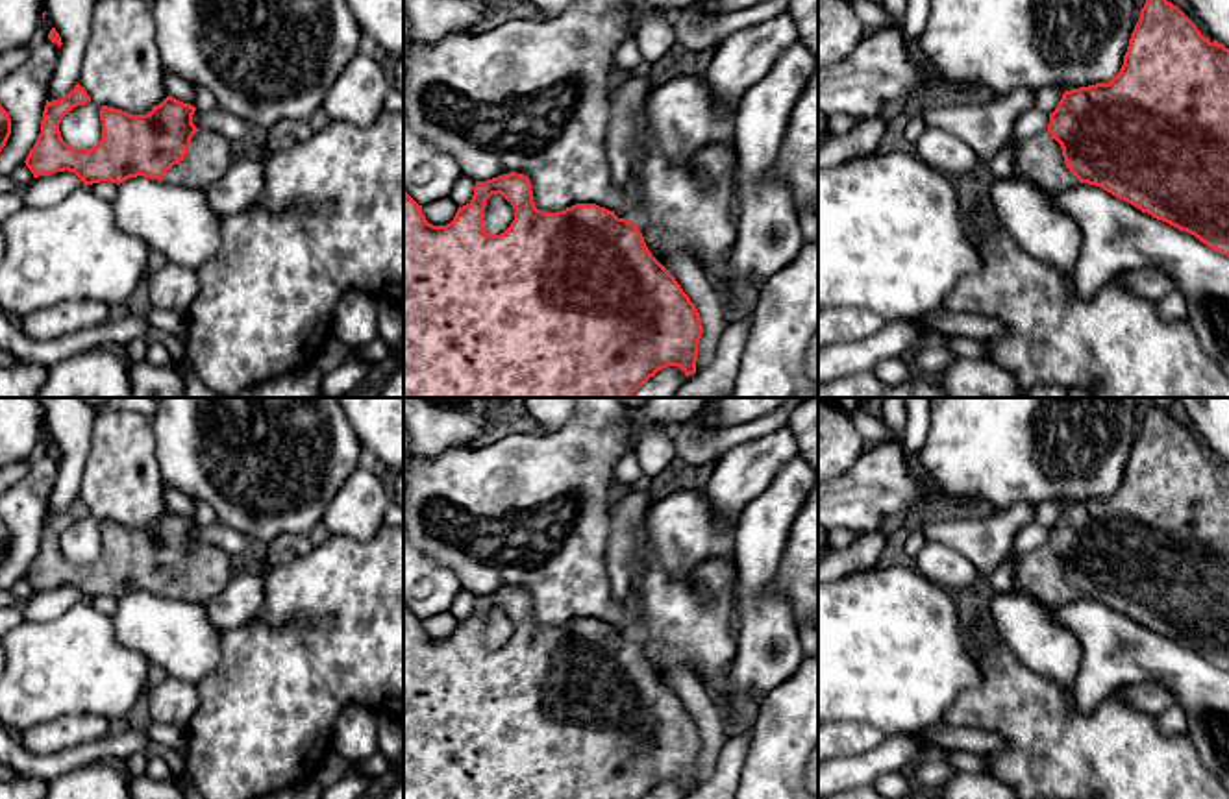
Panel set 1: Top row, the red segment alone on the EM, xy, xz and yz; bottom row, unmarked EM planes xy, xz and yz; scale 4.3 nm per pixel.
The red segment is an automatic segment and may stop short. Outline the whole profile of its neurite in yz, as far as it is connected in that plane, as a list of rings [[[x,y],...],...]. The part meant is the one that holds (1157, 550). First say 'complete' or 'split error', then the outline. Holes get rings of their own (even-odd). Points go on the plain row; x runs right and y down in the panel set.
split error; [[[1151,407],[1140,424],[1140,433],[1131,448],[1120,486],[1109,498],[1066,505],[1055,525],[1049,527],[1048,542],[1018,555],[1014,562],[1014,581],[1027,596],[1044,605],[1066,605],[1077,597],[1101,601],[1142,627],[1194,649],[1209,662],[1229,671],[1229,462],[1218,455],[1210,457],[1205,453],[1198,440],[1177,420],[1168,416],[1162,409]]]

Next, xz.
complete; [[[509,586],[487,596],[476,596],[472,614],[459,621],[446,640],[433,640],[403,605],[403,799],[644,799],[659,784],[679,781],[685,790],[696,788],[698,758],[703,747],[700,727],[676,692],[648,664],[642,647],[629,633],[596,618],[576,618],[565,625],[546,627],[535,621],[531,596]],[[502,608],[515,623],[515,634],[500,647],[483,642],[485,618]]]

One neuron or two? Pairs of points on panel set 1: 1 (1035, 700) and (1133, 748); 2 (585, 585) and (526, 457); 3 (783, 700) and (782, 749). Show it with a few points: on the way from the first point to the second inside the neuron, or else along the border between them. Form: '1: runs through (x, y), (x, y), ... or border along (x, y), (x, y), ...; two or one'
1: runs through (1059, 724), (1083, 748), (1109, 748); one
2: runs through (585, 546), (589, 496), (580, 483), (565, 483); one
3: runs through (783, 712), (783, 737); one

